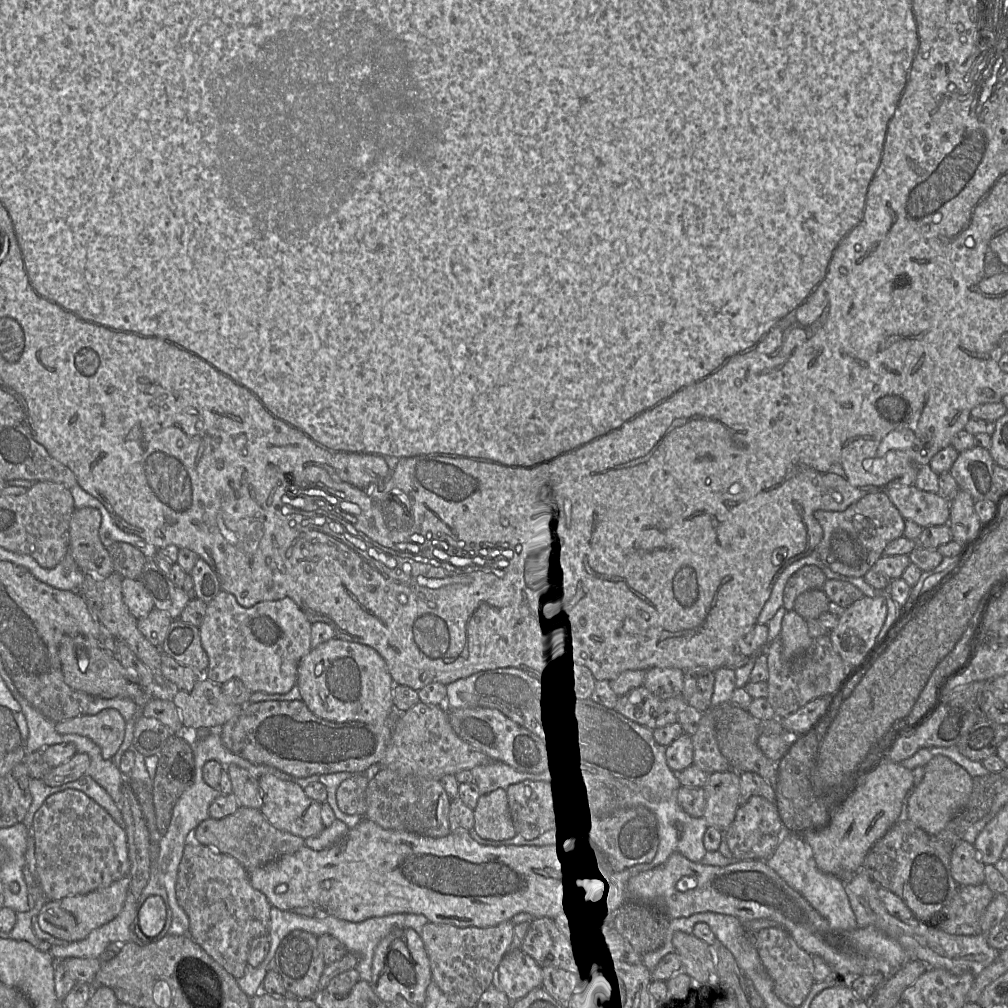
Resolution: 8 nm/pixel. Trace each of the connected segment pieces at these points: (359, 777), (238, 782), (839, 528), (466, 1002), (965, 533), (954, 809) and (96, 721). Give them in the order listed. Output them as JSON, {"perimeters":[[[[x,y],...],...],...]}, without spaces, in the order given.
{"perimeters":[[[[360,773],[354,774],[339,785],[336,791],[336,800],[343,813],[365,817],[368,782],[365,773]]],[[[235,764],[228,765],[226,771],[232,784],[232,793],[240,806],[260,810],[263,800],[258,779]]],[[[883,492],[868,494],[841,512],[817,510],[814,517],[823,529],[815,554],[832,571],[849,577],[864,577],[886,546],[904,536],[905,519]]],[[[511,920],[485,928],[460,928],[448,924],[427,922],[422,928],[421,938],[430,962],[431,981],[435,982],[451,1000],[459,1002],[460,1007],[475,1007],[482,993],[493,984],[495,971],[510,950],[514,927]]],[[[964,490],[950,500],[950,519],[948,525],[953,540],[961,544],[962,548],[970,545],[979,535],[982,522],[974,510],[975,500]]],[[[941,755],[934,756],[923,769],[923,778],[908,799],[908,820],[929,835],[936,835],[966,806],[972,792],[972,777],[964,768]]],[[[105,709],[95,715],[82,715],[55,724],[59,734],[78,734],[97,744],[105,760],[118,751],[126,731],[126,721],[119,711]]]]}

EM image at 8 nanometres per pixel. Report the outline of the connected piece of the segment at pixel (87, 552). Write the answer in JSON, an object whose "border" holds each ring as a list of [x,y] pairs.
{"border":[[[74,509],[70,520],[69,553],[84,573],[107,577],[114,572],[114,566],[100,541],[100,525],[101,514],[97,509]]]}

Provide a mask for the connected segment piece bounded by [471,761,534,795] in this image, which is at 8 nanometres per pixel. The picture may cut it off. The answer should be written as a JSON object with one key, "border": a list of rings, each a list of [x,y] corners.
{"border":[[[490,761],[488,764],[478,765],[471,772],[481,795],[488,794],[498,788],[507,790],[510,785],[515,783],[533,781],[534,774],[520,772],[500,761]]]}

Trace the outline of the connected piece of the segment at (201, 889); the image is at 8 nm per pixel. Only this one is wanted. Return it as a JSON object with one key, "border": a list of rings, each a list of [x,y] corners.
{"border":[[[190,839],[183,850],[183,855],[178,868],[178,876],[176,882],[176,897],[179,905],[185,911],[189,918],[189,936],[201,948],[203,948],[218,964],[220,964],[228,973],[230,973],[236,980],[242,978],[245,974],[248,965],[248,956],[251,942],[258,937],[268,935],[270,924],[270,908],[271,905],[266,896],[253,888],[249,880],[247,870],[233,857],[222,854],[208,846],[202,845]]]}

